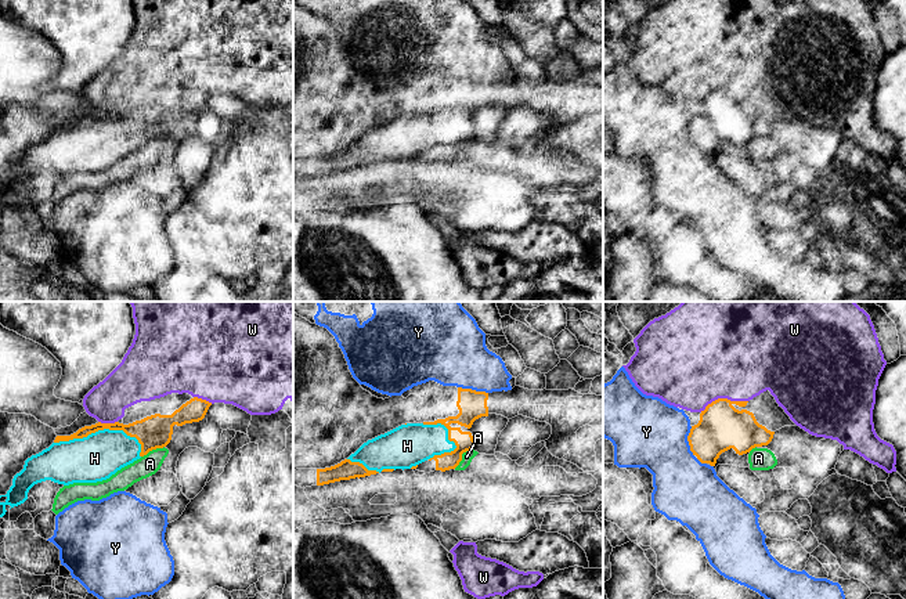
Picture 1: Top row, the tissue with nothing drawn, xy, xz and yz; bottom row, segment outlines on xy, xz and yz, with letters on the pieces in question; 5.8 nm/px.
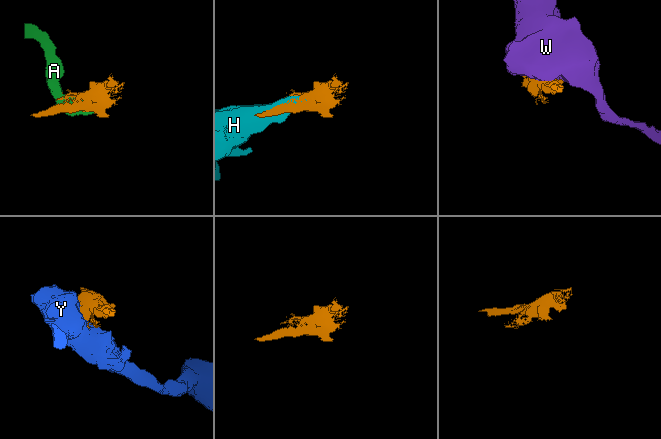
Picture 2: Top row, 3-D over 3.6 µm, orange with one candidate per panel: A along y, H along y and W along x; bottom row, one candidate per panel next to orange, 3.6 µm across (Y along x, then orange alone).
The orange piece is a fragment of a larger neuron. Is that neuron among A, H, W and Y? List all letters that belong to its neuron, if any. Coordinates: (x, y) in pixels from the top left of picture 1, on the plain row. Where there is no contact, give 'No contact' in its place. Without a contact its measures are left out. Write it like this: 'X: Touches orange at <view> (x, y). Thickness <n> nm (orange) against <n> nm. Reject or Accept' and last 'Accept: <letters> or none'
A: Touches orange at xz (461, 147). Thickness 110 nm (orange) against 60 nm. Reject
H: Touches orange at xy (101, 119). Thickness 140 nm (orange) against 280 nm. Accept
W: Touches orange at yz (724, 89). Thickness 260 nm (orange) against 500 nm. Reject
Y: Touches orange at xz (473, 80). Thickness 170 nm (orange) against 380 nm. Reject
Accept: H

